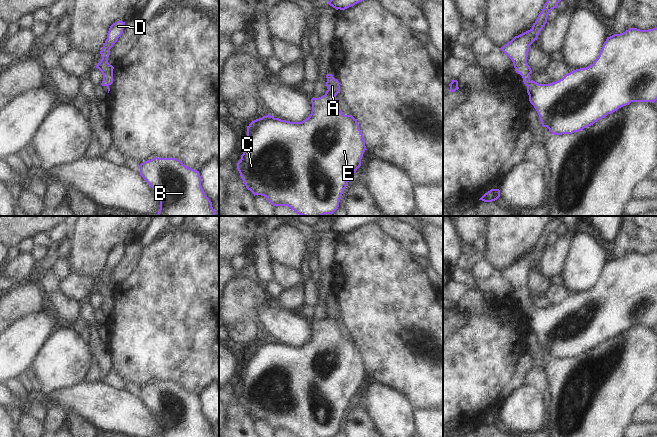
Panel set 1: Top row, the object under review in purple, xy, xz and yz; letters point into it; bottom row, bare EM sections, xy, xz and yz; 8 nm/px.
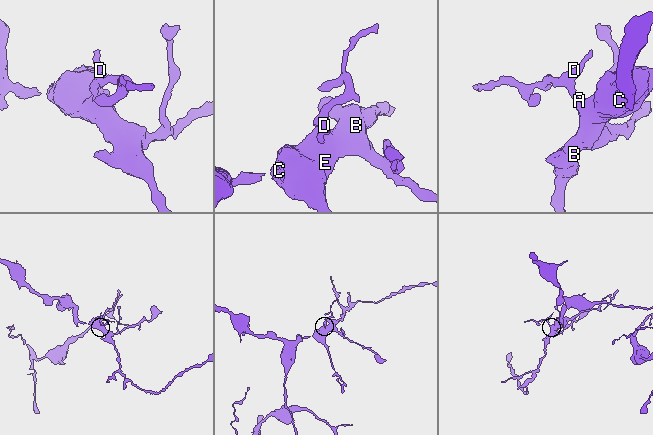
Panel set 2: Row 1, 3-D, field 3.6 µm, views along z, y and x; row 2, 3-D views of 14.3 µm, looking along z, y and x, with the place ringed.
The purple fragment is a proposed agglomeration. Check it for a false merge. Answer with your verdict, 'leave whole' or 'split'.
leave whole

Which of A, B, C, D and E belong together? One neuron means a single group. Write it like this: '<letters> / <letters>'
A B C D E

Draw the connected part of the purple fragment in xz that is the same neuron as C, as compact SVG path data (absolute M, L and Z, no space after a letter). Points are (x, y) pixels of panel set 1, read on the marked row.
M327 74L326 78L328 90L323 96L311 99L311 114L302 122L281 120L270 114L252 121L247 126L245 151L237 163L246 188L254 196L264 196L273 206L288 206L302 216L323 216L333 214L338 209L350 176L361 166L361 159L367 150L357 120L352 115L344 115L340 110L336 99L340 93L339 81L332 74Z

